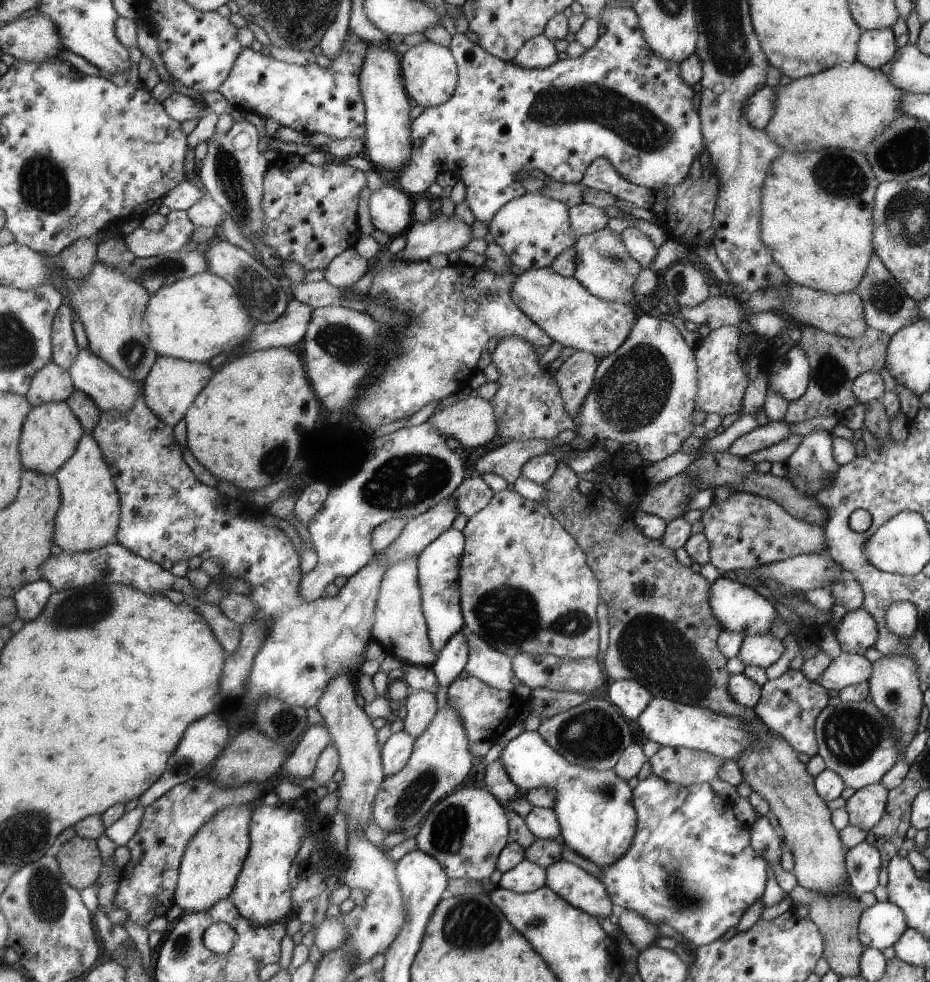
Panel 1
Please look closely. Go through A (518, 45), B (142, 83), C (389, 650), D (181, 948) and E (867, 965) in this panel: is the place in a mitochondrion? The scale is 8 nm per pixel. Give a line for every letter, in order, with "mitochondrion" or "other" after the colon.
A: other
B: other
C: other
D: mitochondrion
E: other

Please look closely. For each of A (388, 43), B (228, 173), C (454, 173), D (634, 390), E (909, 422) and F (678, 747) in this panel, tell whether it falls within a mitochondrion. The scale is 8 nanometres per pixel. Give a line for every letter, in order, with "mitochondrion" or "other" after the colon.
A: other
B: mitochondrion
C: other
D: mitochondrion
E: other
F: other

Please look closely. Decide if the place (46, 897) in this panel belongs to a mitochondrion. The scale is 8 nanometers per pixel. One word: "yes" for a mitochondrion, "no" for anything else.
yes

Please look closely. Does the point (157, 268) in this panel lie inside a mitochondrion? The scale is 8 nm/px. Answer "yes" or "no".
yes

